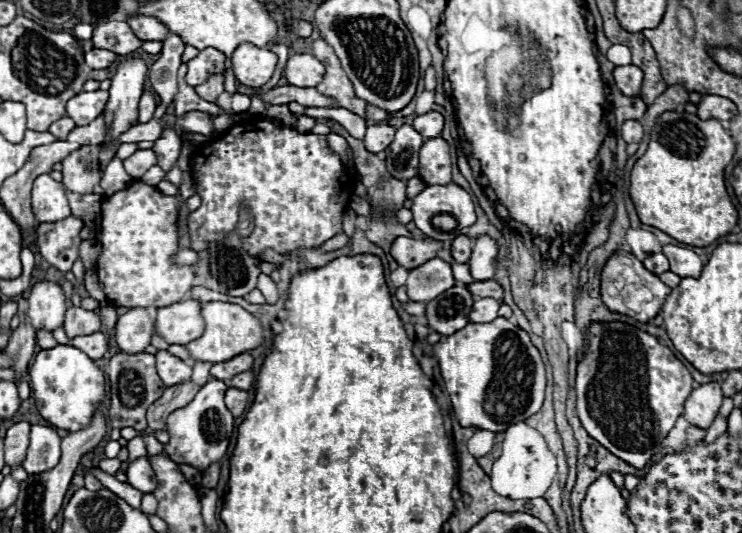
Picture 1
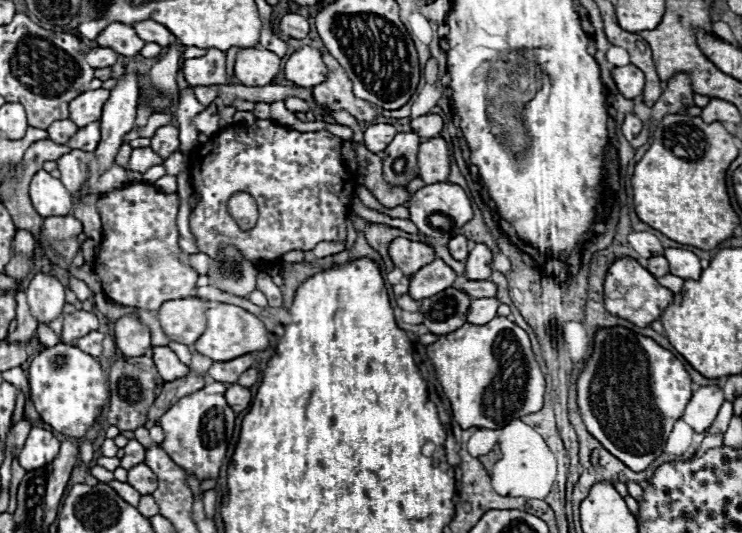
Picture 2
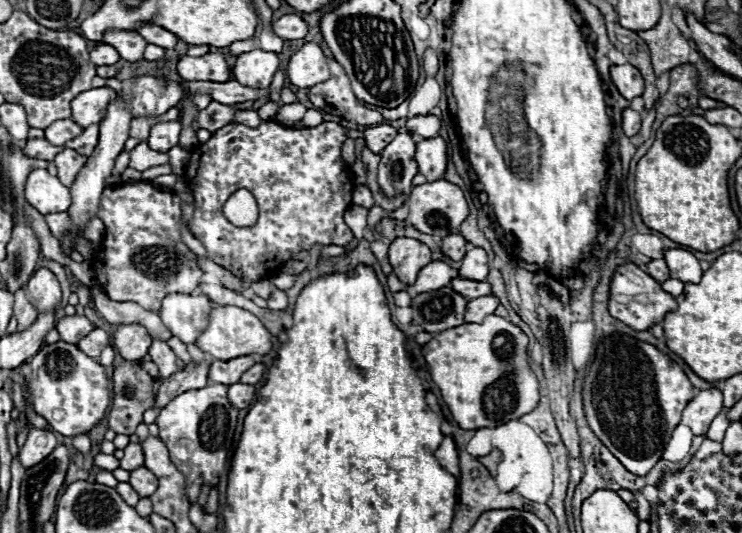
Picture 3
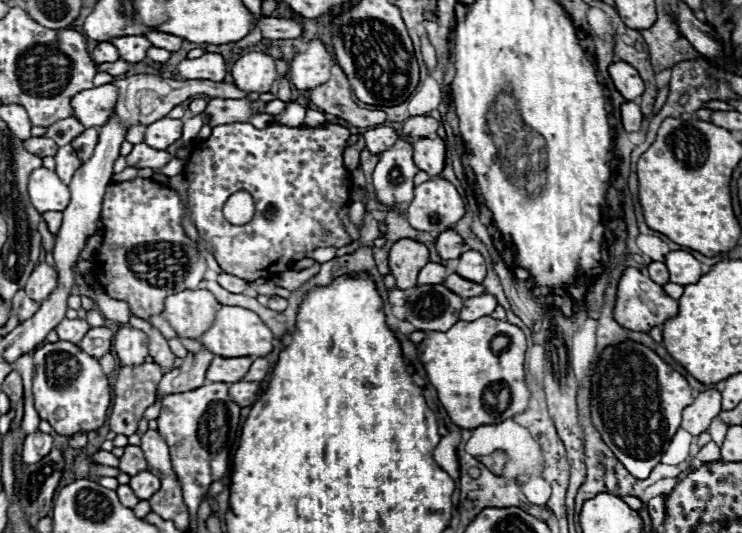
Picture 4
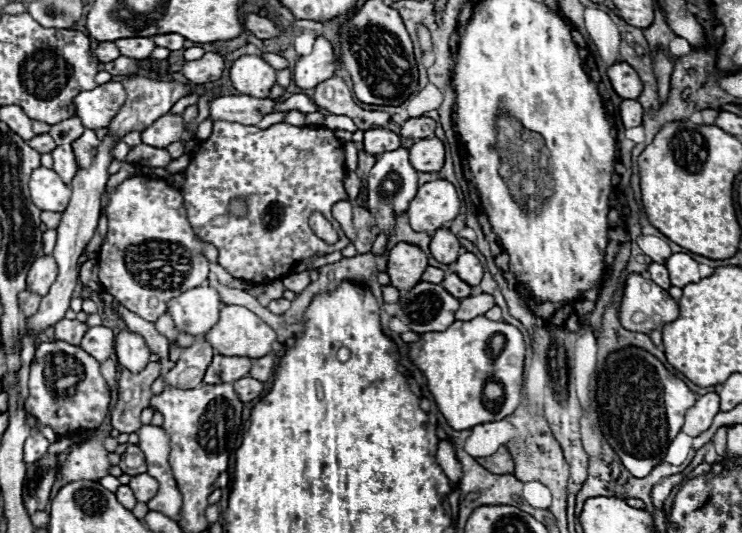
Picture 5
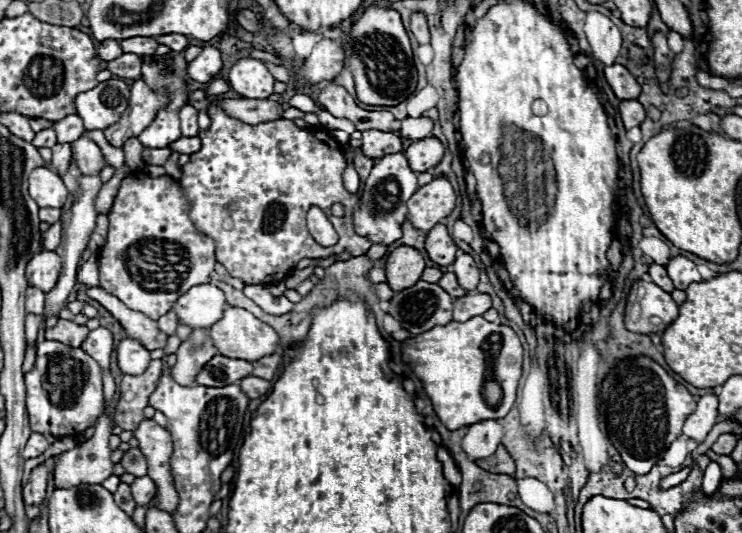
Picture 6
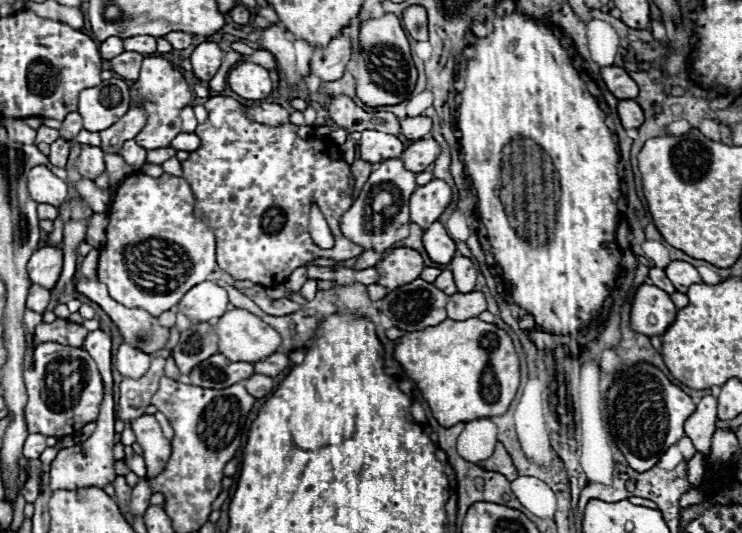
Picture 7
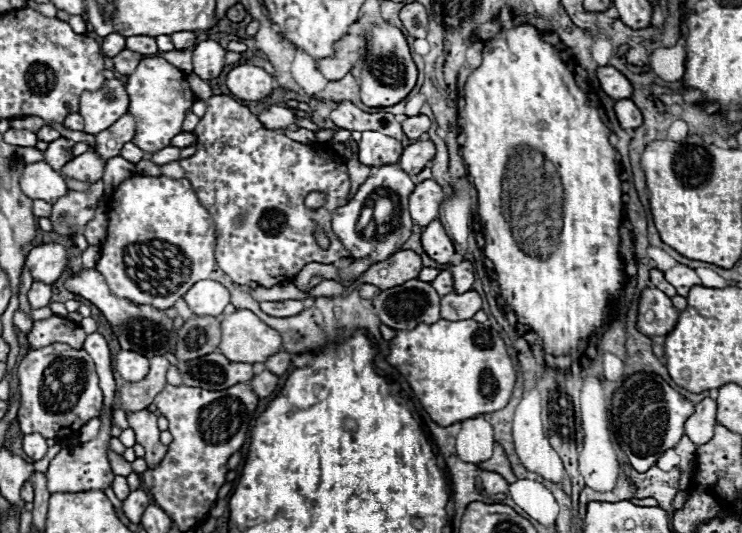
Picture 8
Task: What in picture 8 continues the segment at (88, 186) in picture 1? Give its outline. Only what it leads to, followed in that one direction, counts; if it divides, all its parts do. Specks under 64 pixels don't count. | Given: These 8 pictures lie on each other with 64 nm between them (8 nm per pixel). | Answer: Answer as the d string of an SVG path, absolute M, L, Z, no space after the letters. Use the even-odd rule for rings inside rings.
M58 138L54 142L48 144L48 148L42 152L44 154L44 160L54 168L54 170L60 170L68 160L72 160L72 148L74 148L74 142L68 140L68 138Z

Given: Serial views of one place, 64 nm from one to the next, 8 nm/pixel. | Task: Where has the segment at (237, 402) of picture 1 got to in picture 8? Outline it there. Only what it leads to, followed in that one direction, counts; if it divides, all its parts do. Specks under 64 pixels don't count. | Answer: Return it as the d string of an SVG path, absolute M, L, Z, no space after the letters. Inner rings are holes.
M264 370L264 372L256 374L248 384L254 388L254 392L256 392L260 398L266 398L266 396L270 396L270 394L276 390L276 386L278 386L278 376L274 376L270 370Z

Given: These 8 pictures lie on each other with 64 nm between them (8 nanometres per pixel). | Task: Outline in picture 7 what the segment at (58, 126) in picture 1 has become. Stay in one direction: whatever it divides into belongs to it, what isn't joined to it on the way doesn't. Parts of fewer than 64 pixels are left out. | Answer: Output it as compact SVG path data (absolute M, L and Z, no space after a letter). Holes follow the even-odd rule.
M70 112L70 114L62 120L60 138L72 140L80 130L82 130L82 118L80 118L80 114L78 114L78 112Z

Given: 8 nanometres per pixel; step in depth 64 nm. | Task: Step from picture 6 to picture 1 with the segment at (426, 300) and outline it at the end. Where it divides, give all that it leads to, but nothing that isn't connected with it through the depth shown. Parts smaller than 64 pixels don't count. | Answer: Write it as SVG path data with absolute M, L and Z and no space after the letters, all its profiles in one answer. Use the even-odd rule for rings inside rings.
M454 286L426 304L428 326L438 334L450 336L450 332L458 332L458 328L464 328L470 322L468 314L472 304L474 300L468 288Z

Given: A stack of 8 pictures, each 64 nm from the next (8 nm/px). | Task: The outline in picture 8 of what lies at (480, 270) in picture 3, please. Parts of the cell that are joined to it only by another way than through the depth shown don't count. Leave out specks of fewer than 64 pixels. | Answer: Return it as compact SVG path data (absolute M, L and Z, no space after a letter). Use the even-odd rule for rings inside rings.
M466 260L458 262L452 266L452 276L454 276L454 292L470 292L472 282L474 282L474 266Z

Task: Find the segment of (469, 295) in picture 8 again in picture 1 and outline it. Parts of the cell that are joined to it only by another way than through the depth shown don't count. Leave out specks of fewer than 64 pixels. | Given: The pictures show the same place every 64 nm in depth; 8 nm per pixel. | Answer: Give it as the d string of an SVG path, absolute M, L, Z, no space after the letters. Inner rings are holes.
M480 298L472 306L470 322L474 322L474 324L490 322L490 320L494 320L498 316L498 308L500 308L498 300L494 300L494 298Z

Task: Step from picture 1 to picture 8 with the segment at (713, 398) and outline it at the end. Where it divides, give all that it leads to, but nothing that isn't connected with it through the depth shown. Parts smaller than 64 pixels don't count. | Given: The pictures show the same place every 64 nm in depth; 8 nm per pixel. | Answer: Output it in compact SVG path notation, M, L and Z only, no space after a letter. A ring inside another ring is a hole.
M704 398L702 402L696 404L694 414L686 420L686 436L696 446L702 446L712 438L714 426L716 426L716 402L712 398Z

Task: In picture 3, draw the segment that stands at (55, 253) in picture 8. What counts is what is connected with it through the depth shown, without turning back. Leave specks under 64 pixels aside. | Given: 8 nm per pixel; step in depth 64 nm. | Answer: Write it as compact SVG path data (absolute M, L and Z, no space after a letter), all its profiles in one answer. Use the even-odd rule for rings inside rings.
M38 268L32 274L30 282L24 286L24 292L38 312L46 312L46 310L56 308L62 298L60 282L48 268Z

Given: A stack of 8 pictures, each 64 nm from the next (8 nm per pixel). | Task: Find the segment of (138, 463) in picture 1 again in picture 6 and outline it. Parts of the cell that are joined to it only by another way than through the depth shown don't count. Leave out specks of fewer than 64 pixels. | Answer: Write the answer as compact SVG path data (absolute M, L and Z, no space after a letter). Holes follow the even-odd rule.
M142 476L142 478L136 478L134 484L132 484L132 496L136 500L138 506L148 506L148 502L154 498L156 494L156 484L154 480L150 480L148 476Z

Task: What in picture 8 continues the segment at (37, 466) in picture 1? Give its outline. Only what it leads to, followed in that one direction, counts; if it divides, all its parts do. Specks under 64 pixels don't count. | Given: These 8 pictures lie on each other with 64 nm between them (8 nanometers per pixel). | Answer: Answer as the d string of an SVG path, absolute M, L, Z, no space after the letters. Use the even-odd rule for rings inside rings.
M26 434L26 436L24 436L24 444L22 444L22 448L24 448L26 456L32 458L32 460L40 460L40 458L44 458L44 454L46 454L46 450L48 450L48 446L46 446L46 438L40 436L40 434Z

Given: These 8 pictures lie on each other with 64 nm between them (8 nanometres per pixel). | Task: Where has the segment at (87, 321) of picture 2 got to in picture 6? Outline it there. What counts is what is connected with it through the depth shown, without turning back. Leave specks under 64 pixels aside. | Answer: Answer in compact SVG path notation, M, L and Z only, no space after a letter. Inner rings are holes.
M58 320L58 324L54 328L44 328L44 338L78 348L82 344L82 340L86 340L88 332L90 330L86 326L78 326L72 320Z

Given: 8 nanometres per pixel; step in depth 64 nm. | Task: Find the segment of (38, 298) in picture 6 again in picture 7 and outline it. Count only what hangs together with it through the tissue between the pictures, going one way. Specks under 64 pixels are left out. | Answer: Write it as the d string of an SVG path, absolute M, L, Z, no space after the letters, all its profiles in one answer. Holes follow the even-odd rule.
M32 284L30 290L28 290L28 300L26 300L26 306L34 312L44 312L50 304L50 290L42 288L42 286L36 286Z

